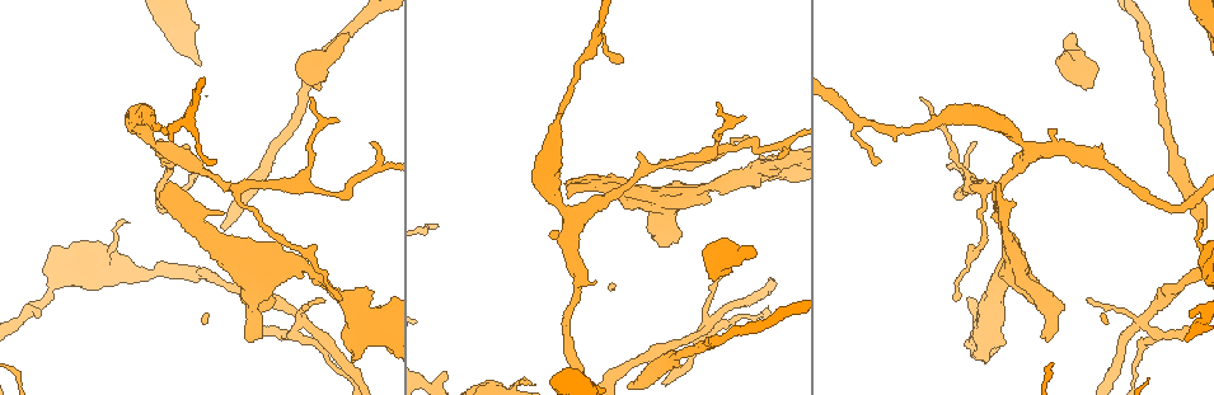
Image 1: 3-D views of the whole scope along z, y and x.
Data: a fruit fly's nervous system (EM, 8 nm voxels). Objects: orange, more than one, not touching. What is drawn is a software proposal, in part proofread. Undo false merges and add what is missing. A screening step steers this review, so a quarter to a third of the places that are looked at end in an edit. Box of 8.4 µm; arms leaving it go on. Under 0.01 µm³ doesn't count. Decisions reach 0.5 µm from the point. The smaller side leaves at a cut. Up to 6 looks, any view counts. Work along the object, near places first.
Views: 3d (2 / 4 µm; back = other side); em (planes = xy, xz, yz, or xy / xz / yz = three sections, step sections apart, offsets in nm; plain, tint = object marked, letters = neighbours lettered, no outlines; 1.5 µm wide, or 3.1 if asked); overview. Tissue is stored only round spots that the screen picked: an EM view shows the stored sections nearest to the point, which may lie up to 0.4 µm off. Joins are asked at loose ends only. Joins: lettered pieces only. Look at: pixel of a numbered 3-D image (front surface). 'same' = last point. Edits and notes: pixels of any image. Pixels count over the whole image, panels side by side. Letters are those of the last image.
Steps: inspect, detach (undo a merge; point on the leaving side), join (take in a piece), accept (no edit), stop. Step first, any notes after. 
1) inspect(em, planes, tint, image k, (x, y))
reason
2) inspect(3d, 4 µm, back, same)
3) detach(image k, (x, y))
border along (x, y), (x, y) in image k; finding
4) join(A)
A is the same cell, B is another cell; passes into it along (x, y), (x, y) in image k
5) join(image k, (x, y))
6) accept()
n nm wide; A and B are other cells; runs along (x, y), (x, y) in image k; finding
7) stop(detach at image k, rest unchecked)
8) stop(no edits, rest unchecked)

inspect(em, planes, letters, image 1, (592, 46))
branch point

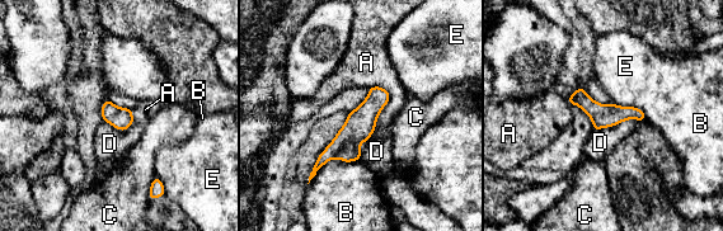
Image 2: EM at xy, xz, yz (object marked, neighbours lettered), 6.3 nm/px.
accept()
A, B, C, D and E are other cells; border along (644, 119), (625, 119), (592, 131) in image 2; all the same cell

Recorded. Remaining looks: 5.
inspect(em, planes, letters, image 1, (336, 298))
free end

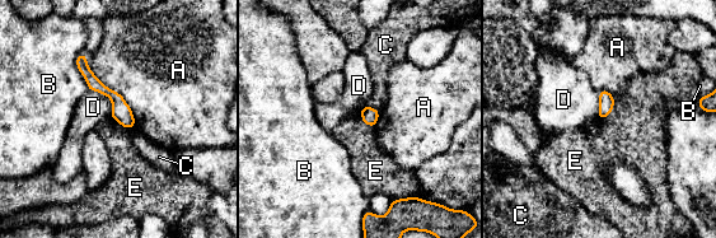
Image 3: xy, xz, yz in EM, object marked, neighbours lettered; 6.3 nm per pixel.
accept()
A, B, C, D and E are other cells; border along (614, 97), (612, 111), (598, 118) in image 3; no lettered piece goes on from it

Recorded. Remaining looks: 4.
inspect(em, xz, step 8, letters, image 1, (1141, 320))
arms run side by side

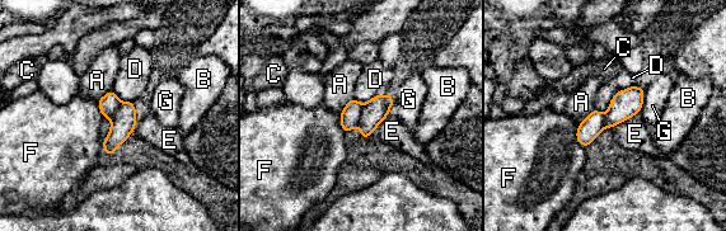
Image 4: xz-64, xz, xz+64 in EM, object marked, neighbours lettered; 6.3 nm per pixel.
inspect(em, planes, letters, same)
another direction

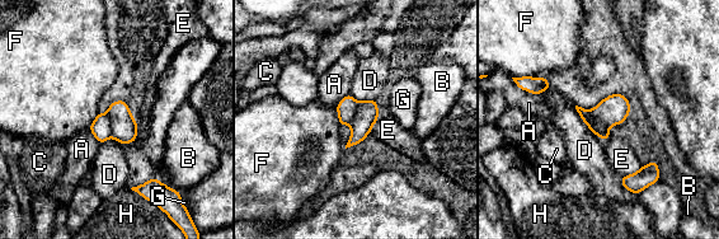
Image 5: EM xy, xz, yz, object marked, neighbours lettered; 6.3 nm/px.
detach(image 5, (100, 127))
A, B, C, D, E, F, G and H are other cells; border along (106, 113), (109, 120), (112, 136) in image 5; a second cell is stuck on

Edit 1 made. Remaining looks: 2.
stop(detach at image 5, rest unchecked)

